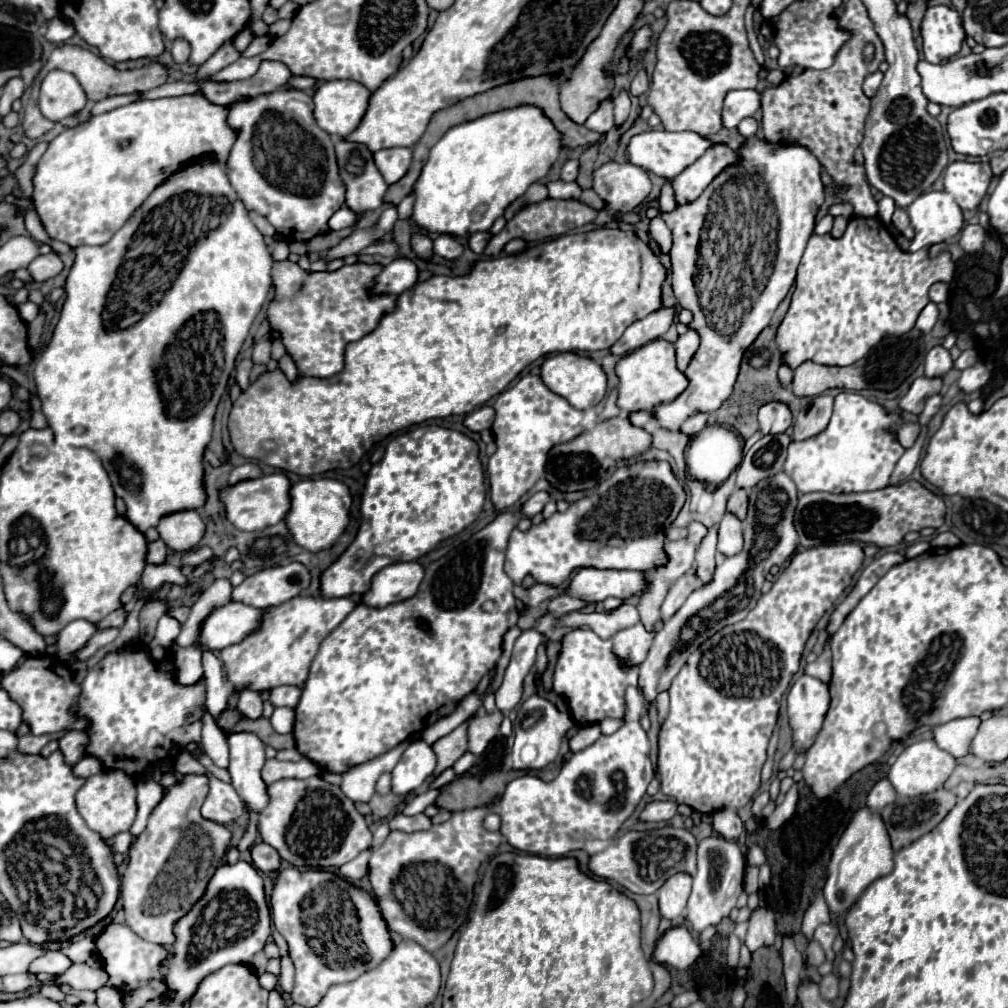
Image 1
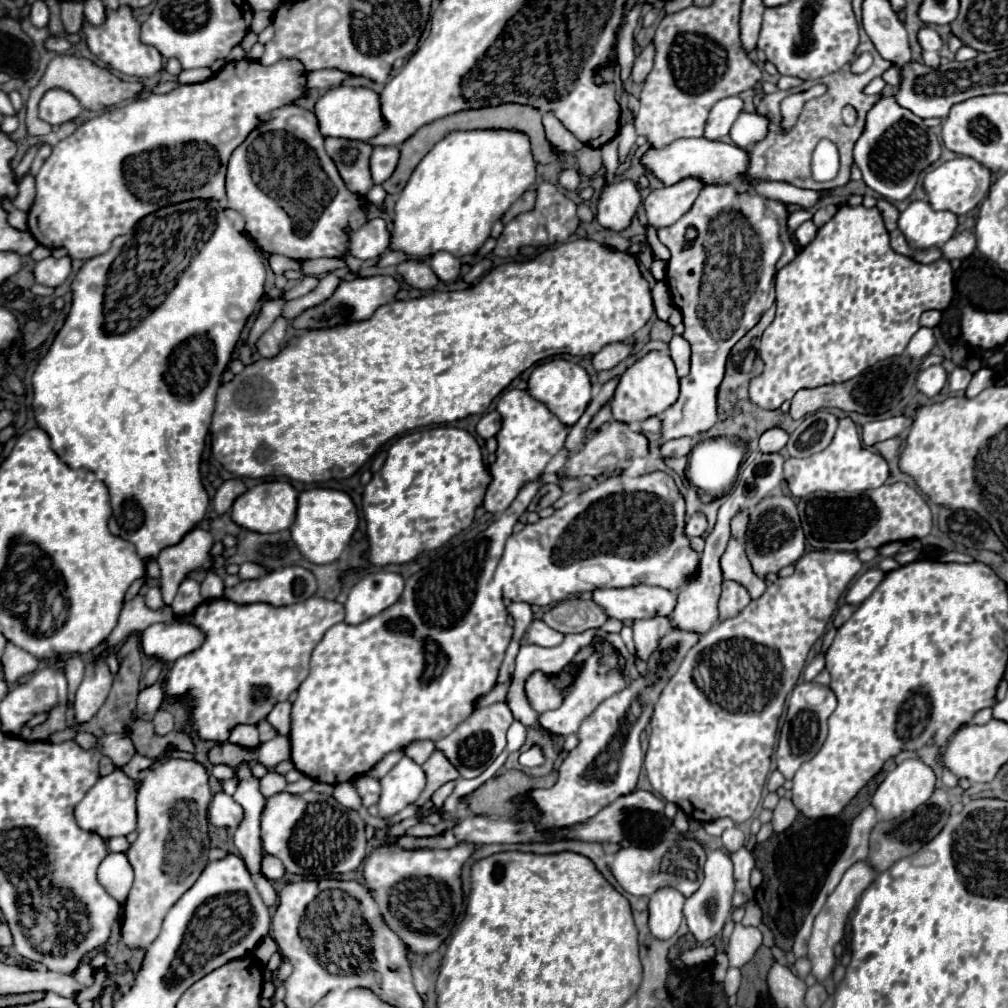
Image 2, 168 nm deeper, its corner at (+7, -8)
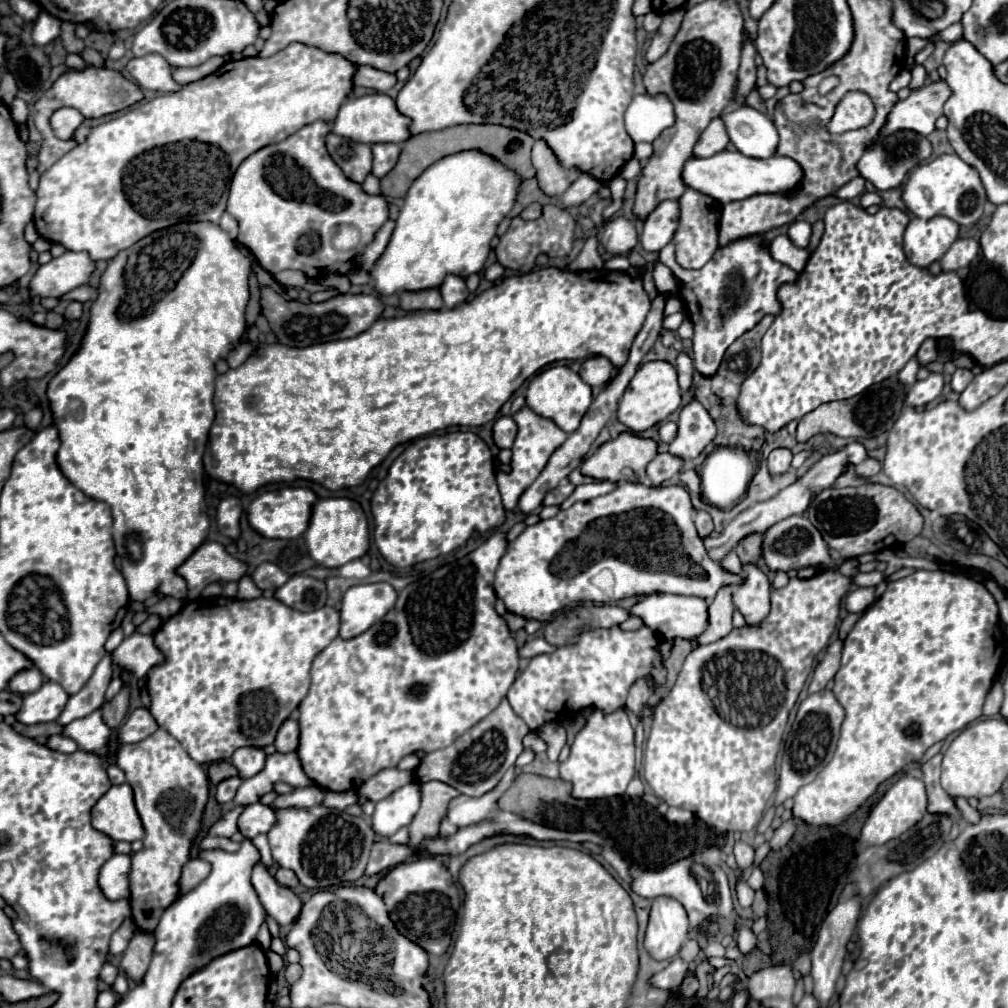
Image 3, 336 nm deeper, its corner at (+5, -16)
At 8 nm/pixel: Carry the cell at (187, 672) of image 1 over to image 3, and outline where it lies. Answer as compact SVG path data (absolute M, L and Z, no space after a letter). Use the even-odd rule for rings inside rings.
M237 776L229 778L229 780L223 780L221 784L217 784L217 794L215 794L217 802L219 804L231 802L233 796L235 796L235 792L237 792L237 788L239 788L239 784L241 784L241 778L237 778Z

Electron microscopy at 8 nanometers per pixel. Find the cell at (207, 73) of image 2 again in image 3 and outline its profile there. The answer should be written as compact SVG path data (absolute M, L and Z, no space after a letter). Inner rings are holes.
M147 54L143 58L133 58L127 64L127 70L137 80L141 88L155 92L177 92L181 85L171 78L169 62L159 54Z

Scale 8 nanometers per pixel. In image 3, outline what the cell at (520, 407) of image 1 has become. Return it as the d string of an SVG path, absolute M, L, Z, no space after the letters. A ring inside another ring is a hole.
M523 408L517 414L513 414L513 420L519 426L519 434L515 438L513 444L513 460L511 460L511 472L509 474L497 474L497 482L499 482L499 492L503 498L503 506L505 510L515 510L519 496L525 492L527 486L531 486L531 482L541 474L541 470L545 468L545 464L549 462L551 454L567 440L567 434L553 424L551 420L545 420L543 416L537 416L531 408Z

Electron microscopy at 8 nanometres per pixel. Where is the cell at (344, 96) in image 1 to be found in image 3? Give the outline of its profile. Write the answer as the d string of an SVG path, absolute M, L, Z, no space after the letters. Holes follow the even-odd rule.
M369 94L369 96L361 96L361 98L347 98L345 104L341 104L339 114L333 122L333 132L341 134L341 136L349 136L351 140L365 142L365 144L377 144L377 142L401 144L411 138L409 124L411 124L411 118L403 116L397 110L395 100L391 96Z

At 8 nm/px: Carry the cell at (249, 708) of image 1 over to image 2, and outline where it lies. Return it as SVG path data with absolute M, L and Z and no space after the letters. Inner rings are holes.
M237 724L237 726L231 730L229 742L233 742L233 744L243 744L243 746L247 746L247 748L259 746L257 726L253 726L253 724Z

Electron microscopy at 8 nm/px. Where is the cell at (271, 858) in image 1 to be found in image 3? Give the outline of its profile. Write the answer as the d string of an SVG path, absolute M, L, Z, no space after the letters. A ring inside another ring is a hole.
M279 868L279 870L275 872L275 880L277 880L281 886L287 886L287 888L295 888L295 886L299 884L295 872L293 872L293 870L285 870L285 868Z

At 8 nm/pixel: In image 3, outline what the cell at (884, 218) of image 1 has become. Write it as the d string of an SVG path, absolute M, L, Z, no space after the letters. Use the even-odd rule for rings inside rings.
M935 216L933 220L911 218L905 230L903 250L911 264L929 268L935 260L941 260L957 236L959 226L945 216Z

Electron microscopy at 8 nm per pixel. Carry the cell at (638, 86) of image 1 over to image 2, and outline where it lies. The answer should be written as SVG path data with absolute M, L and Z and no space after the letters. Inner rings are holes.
M651 44L637 56L637 60L635 60L635 66L633 66L633 72L631 72L631 80L635 82L635 84L641 84L643 80L645 80L645 76L651 72L651 68L653 68L653 48L651 48Z

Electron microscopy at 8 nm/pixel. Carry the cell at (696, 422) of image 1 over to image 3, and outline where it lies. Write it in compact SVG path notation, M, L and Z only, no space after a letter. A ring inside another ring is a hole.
M657 454L647 466L647 476L649 476L653 486L661 486L665 480L679 474L681 466L683 466L683 462L677 460L677 456L673 456L673 454Z

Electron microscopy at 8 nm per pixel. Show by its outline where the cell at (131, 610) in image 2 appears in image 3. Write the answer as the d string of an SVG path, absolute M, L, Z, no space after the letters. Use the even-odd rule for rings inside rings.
M107 654L95 668L91 680L85 684L85 688L81 688L81 692L77 692L75 696L69 698L63 714L59 716L59 724L65 726L69 724L71 720L77 720L77 718L85 718L89 716L91 712L99 710L105 702L105 690L107 690L107 684L111 682L111 676L113 676L115 668L111 664L111 654Z

